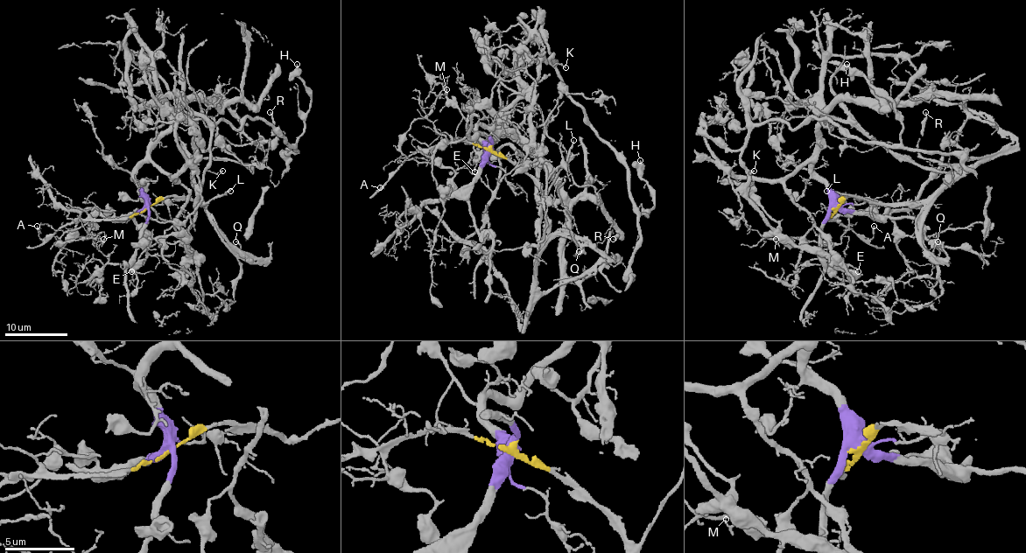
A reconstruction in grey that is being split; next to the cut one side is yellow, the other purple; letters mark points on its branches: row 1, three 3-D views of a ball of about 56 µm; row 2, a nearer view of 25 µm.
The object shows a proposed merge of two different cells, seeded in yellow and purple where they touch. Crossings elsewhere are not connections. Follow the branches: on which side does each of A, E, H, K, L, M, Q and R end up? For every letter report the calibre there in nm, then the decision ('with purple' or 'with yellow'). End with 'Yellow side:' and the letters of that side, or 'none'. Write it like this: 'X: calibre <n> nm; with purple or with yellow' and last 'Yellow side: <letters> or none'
A: calibre 150 nm; with yellow
E: calibre 150 nm; with purple
H: calibre 240 nm; with purple
K: calibre 150 nm; with purple
L: calibre 160 nm; with yellow
M: calibre 130 nm; with purple
Q: calibre 130 nm; with yellow
R: calibre 160 nm; with yellow
Yellow side: A, L, Q, R

